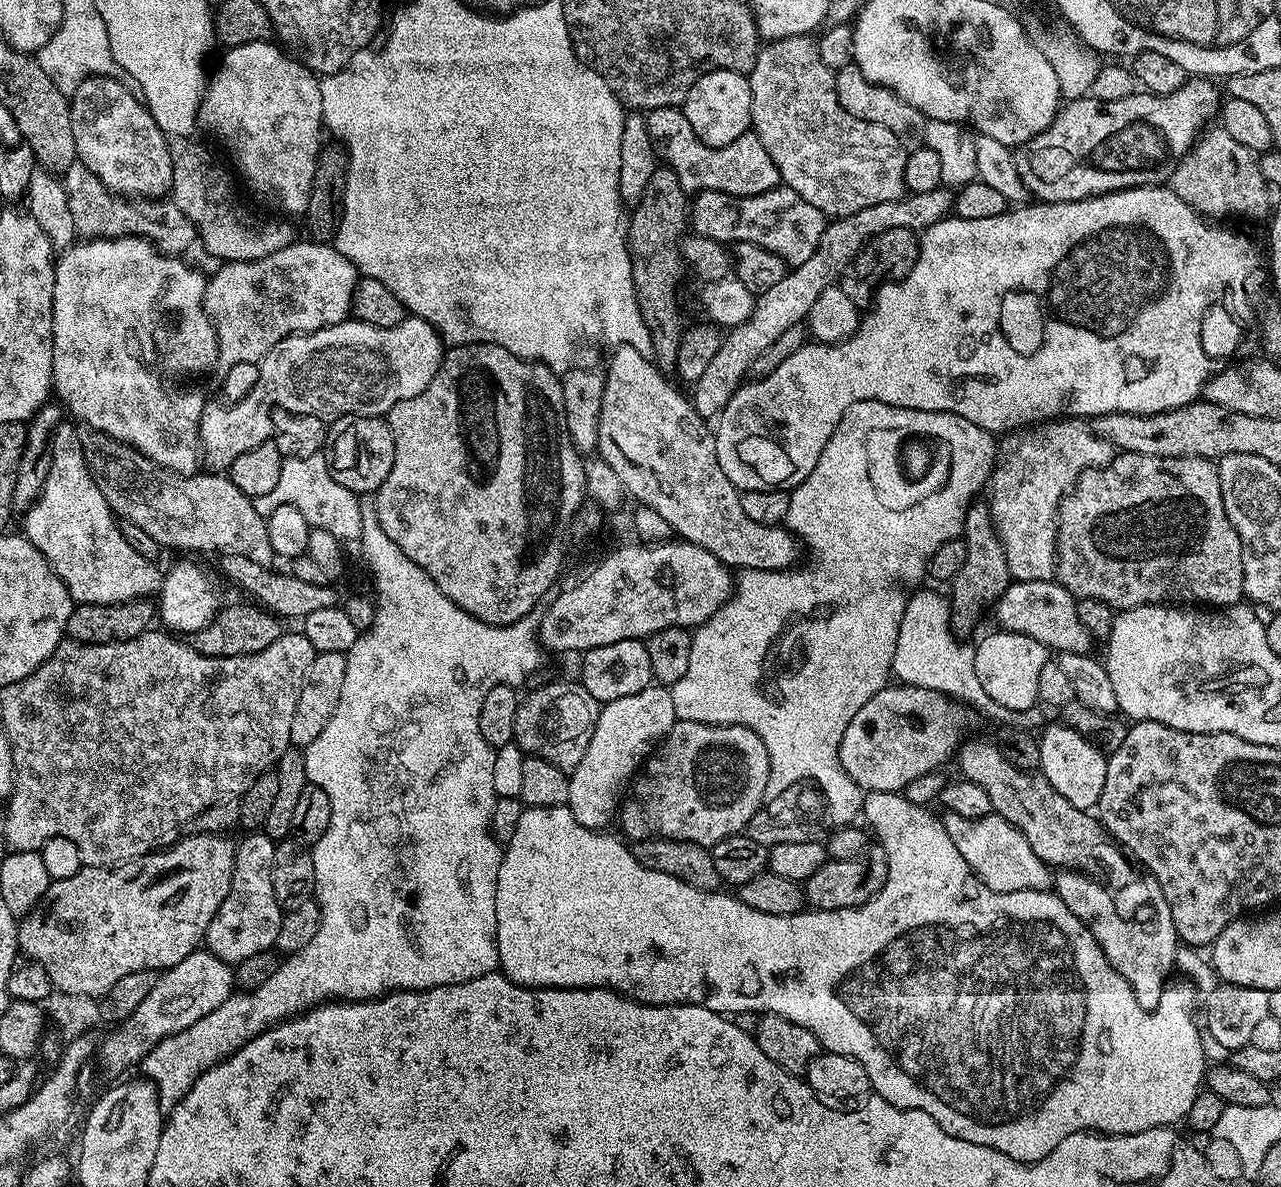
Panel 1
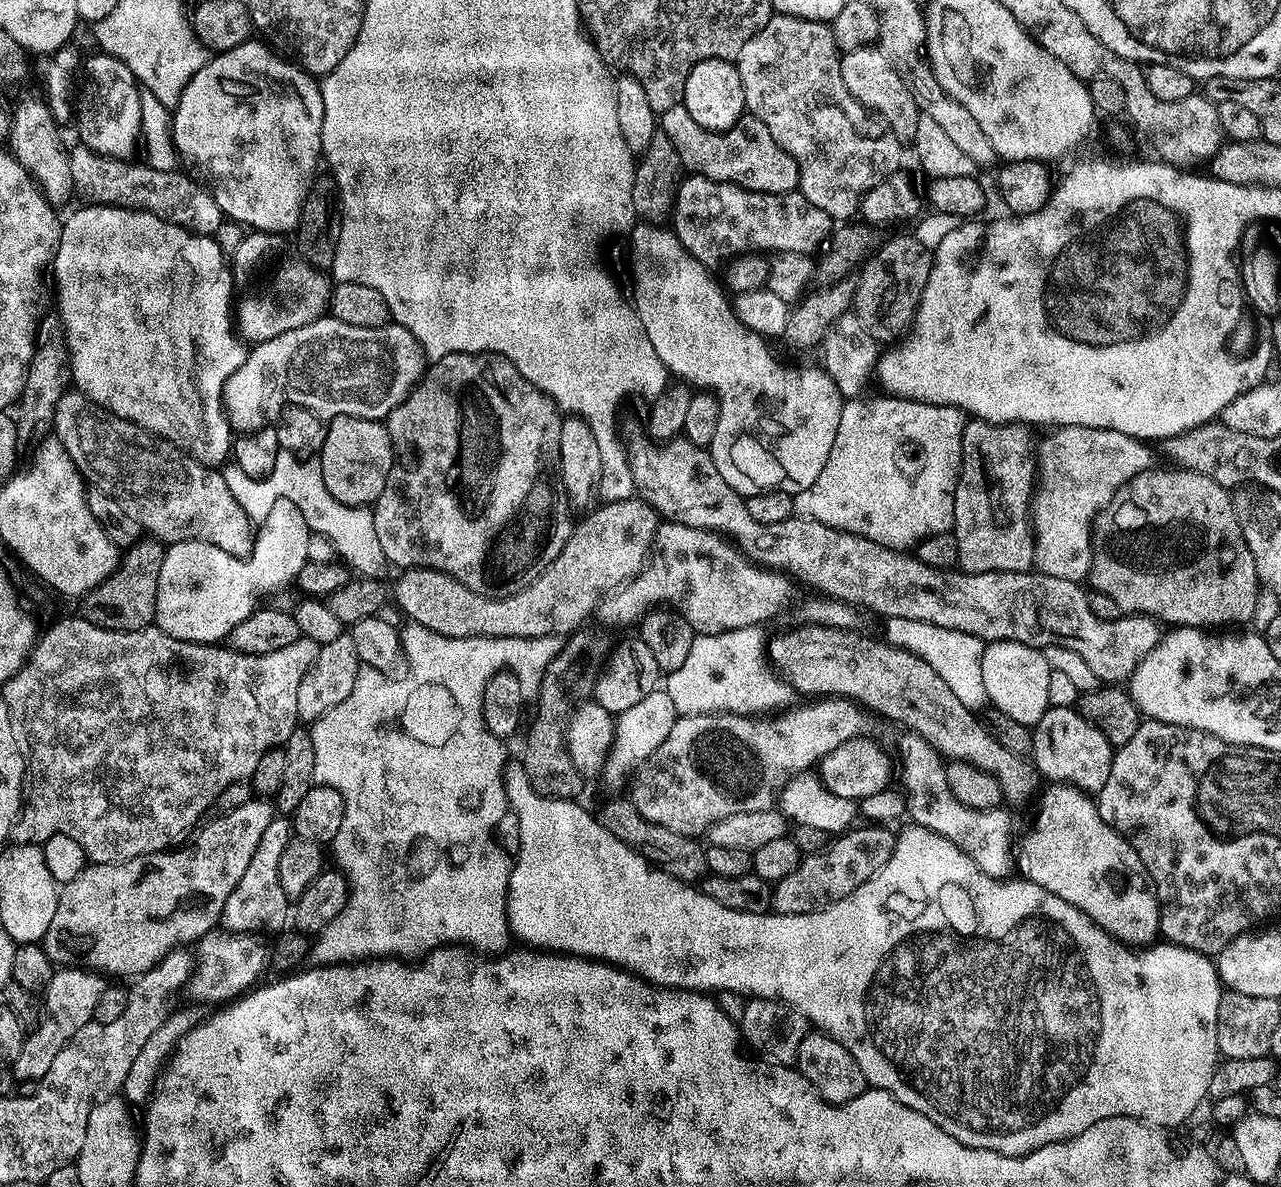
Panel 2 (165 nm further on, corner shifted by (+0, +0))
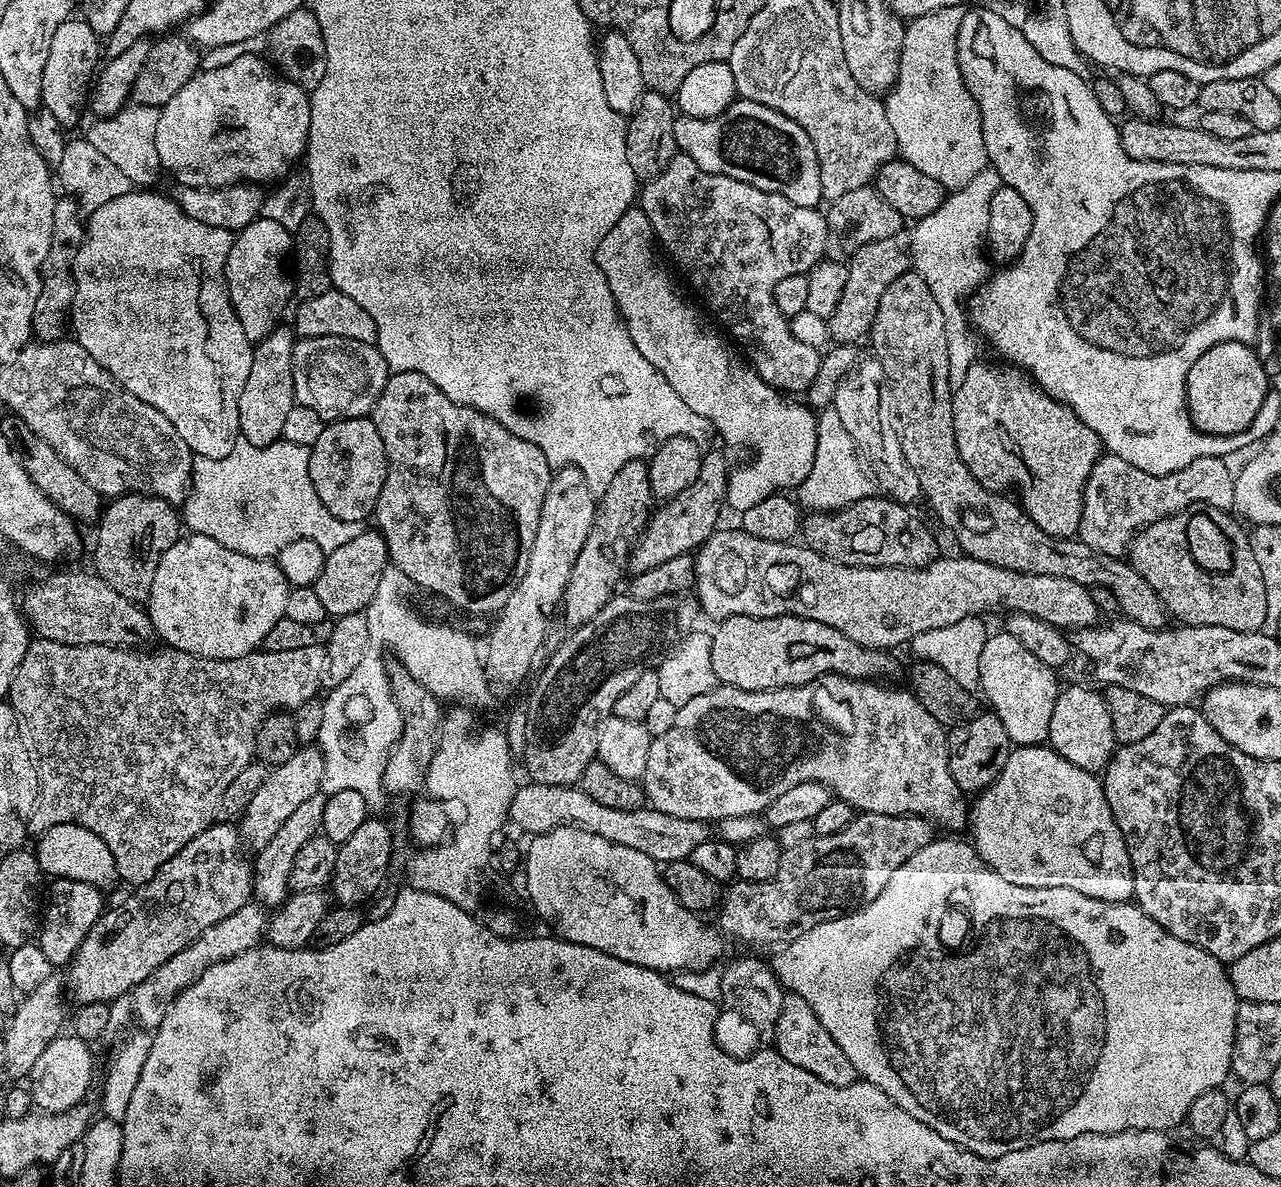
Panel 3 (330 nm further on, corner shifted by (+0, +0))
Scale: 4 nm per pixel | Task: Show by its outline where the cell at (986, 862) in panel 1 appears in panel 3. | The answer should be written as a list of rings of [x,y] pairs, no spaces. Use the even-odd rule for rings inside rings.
[[[819,676],[808,684],[799,684],[796,688],[773,688],[771,692],[747,692],[741,688],[717,686],[706,694],[698,694],[698,698],[690,698],[690,702],[679,705],[674,718],[674,726],[666,730],[666,734],[655,737],[650,746],[650,758],[646,758],[646,774],[642,787],[651,807],[662,814],[674,814],[674,818],[694,818],[705,822],[719,822],[731,816],[741,816],[751,812],[763,813],[774,798],[778,798],[785,790],[798,786],[798,782],[818,782],[824,784],[837,800],[846,801],[850,807],[860,812],[874,814],[890,814],[891,816],[920,816],[933,825],[941,824],[949,828],[949,833],[956,834],[960,827],[970,820],[970,804],[965,793],[954,782],[948,765],[948,732],[943,724],[939,724],[922,706],[911,691],[900,688],[883,688],[883,683],[870,680],[851,680],[845,676]]]

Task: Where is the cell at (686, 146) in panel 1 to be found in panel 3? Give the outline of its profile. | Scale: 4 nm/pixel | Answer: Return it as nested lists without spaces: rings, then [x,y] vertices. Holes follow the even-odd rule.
[[[737,98],[723,116],[715,116],[709,120],[681,115],[674,126],[674,138],[677,149],[683,155],[694,158],[694,162],[698,162],[698,166],[702,166],[702,170],[710,174],[729,176],[738,182],[746,182],[763,192],[778,194],[798,206],[816,208],[824,200],[818,154],[814,150],[814,142],[810,142],[810,134],[806,134],[806,130],[802,130],[798,122],[758,102]]]

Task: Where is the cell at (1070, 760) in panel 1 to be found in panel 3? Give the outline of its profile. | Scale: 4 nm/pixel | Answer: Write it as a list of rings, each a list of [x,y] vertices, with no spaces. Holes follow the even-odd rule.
[[[1076,684],[1059,693],[1054,704],[1054,714],[1050,718],[1047,743],[1053,752],[1066,762],[1093,774],[1103,773],[1118,745],[1114,738],[1114,726],[1110,720],[1108,703],[1103,695],[1092,688]]]

